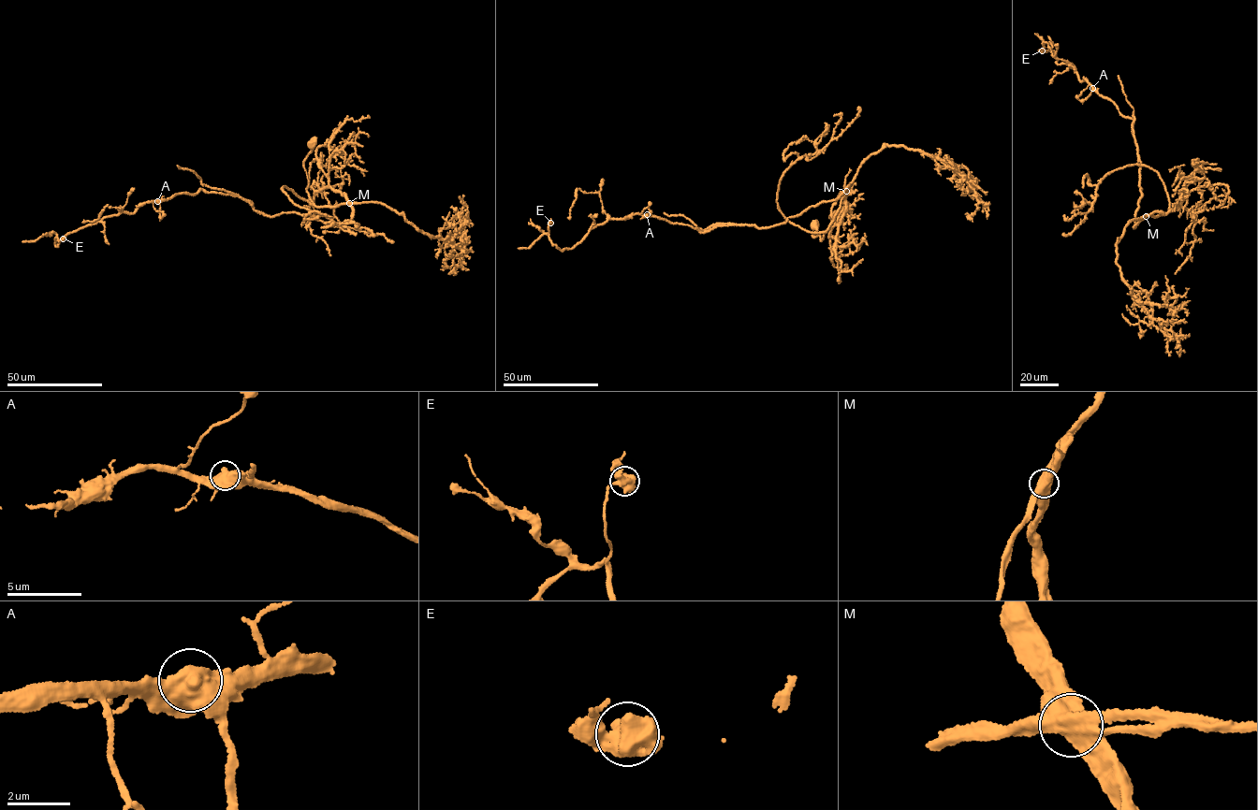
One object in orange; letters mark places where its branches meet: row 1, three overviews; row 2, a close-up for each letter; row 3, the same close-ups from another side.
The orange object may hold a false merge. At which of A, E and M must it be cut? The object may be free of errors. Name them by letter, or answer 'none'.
M

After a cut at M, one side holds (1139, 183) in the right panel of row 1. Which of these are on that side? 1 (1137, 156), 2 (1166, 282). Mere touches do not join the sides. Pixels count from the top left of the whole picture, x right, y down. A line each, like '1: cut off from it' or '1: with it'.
1: with it
2: cut off from it

